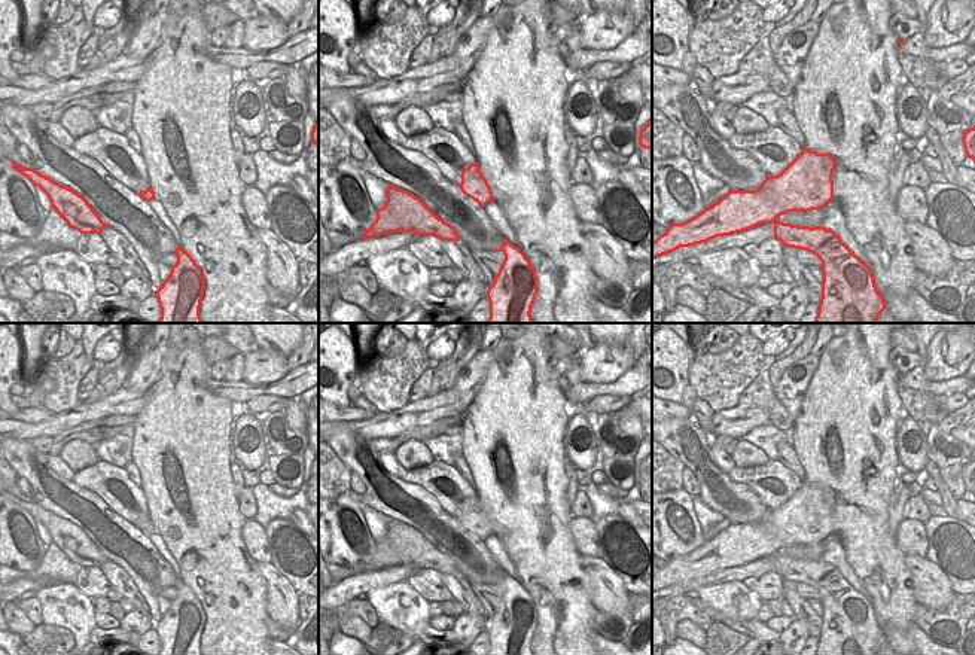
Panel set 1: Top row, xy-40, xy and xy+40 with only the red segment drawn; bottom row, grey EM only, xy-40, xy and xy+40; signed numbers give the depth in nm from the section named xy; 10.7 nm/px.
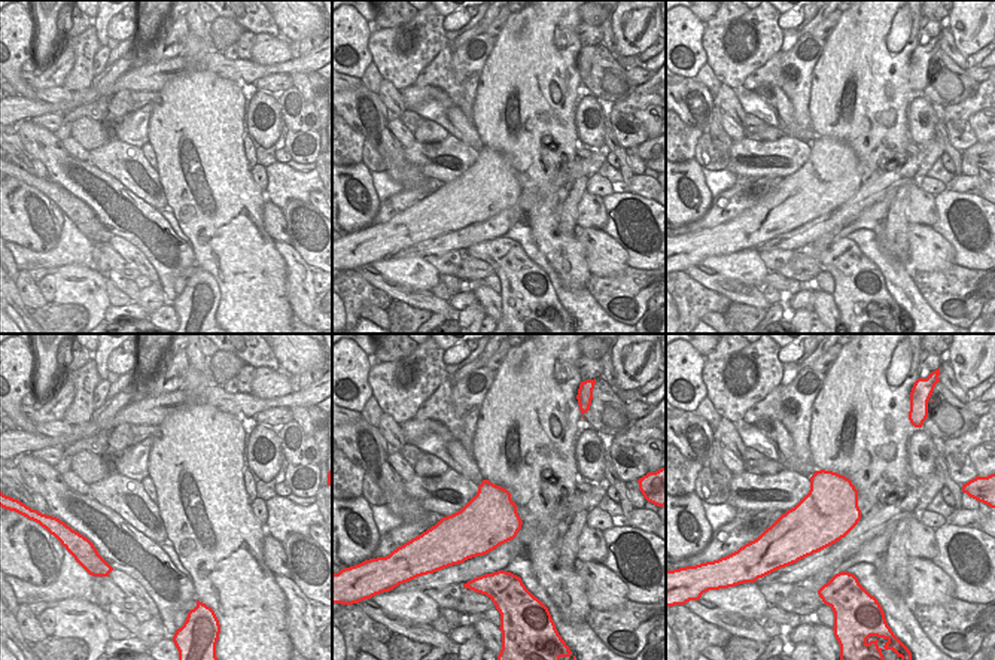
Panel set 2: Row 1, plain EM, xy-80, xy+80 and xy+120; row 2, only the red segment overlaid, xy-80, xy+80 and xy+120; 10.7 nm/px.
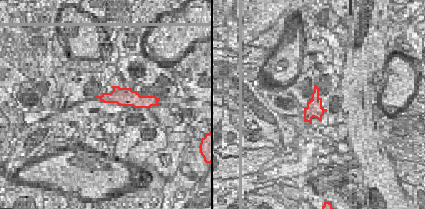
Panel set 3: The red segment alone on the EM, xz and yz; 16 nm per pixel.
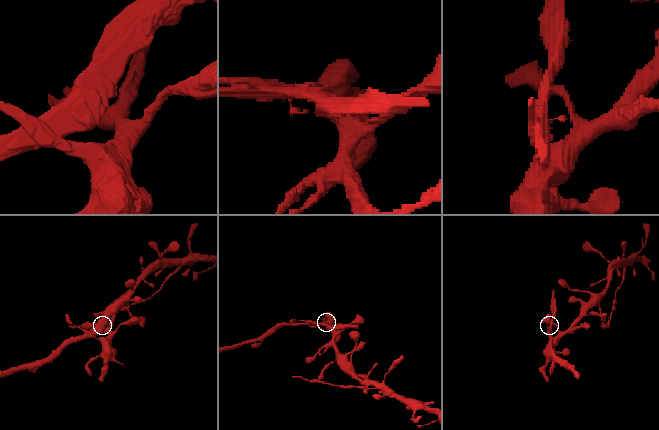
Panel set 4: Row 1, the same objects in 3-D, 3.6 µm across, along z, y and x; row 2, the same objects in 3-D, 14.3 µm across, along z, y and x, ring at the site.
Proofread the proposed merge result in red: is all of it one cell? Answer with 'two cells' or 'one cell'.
two cells

